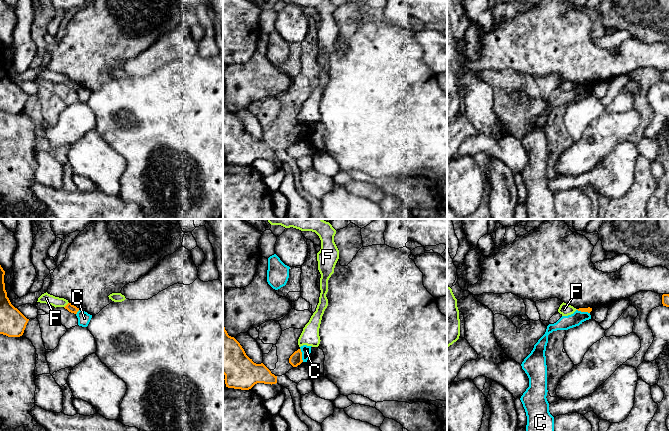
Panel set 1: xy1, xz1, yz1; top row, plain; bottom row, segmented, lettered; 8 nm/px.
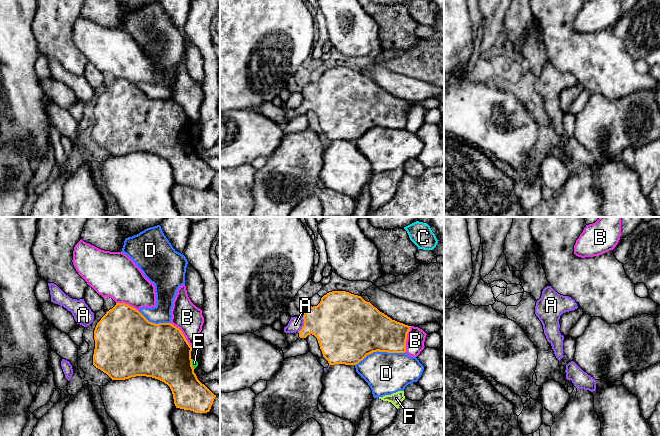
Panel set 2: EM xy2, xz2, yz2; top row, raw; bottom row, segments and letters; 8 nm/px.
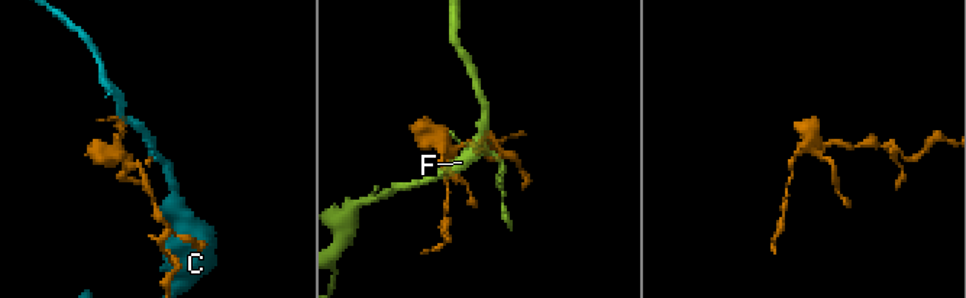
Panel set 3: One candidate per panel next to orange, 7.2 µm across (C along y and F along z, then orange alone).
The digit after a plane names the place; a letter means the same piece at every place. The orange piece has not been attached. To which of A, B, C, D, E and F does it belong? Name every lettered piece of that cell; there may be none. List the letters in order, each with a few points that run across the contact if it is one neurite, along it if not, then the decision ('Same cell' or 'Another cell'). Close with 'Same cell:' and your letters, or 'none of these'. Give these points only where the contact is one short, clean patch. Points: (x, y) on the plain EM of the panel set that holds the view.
A: Another cell
B: Another cell
C: Line: xz1 (300, 124), (303, 137). Another cell
D: Another cell
E: Another cell
F: Line: xy1 (68, 78), (64, 83). Another cell
Same cell: none of these

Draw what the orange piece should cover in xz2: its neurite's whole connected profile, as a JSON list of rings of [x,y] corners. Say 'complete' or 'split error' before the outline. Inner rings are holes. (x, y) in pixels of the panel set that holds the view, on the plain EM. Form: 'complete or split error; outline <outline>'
split error; outline [[[332,67],[321,74],[317,82],[310,82],[303,91],[304,102],[299,108],[286,109],[289,120],[299,114],[306,114],[308,111],[314,111],[319,119],[323,133],[329,141],[345,140],[356,141],[367,131],[373,128],[405,129],[407,110],[411,102],[392,96],[390,93],[380,88],[370,78],[365,77],[361,72],[351,70],[346,67]]]

